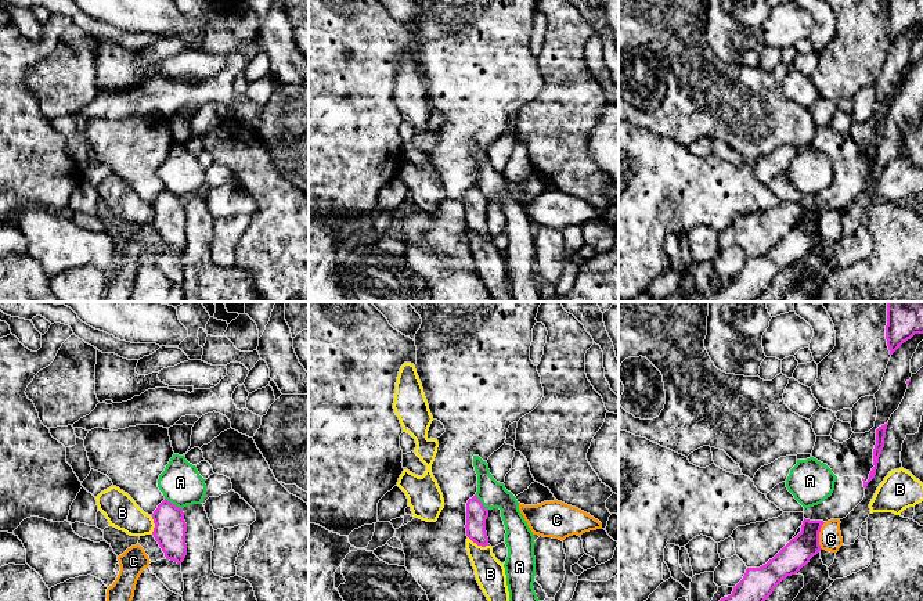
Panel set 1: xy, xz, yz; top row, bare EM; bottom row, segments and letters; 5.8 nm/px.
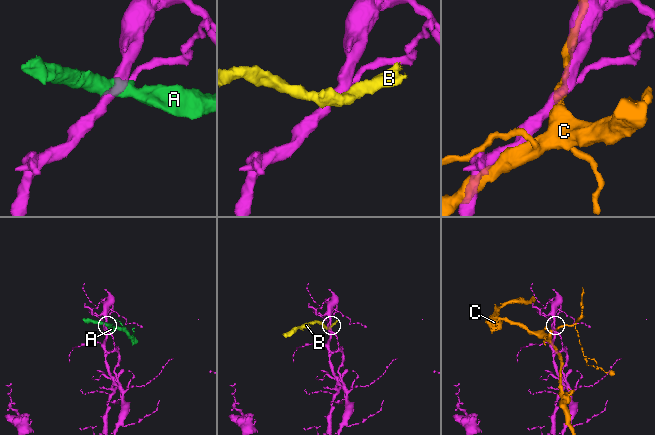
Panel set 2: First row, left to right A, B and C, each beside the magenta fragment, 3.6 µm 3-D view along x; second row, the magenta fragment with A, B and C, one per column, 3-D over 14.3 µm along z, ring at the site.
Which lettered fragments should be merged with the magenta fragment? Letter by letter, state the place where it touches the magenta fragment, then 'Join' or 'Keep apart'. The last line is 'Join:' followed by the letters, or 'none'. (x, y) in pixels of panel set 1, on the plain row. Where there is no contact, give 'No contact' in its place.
A: Touches magenta at xy (173, 194). Keep apart
B: Touches magenta at xz (479, 234). Keep apart
C: Touches magenta at yz (818, 226). Keep apart
Join: none

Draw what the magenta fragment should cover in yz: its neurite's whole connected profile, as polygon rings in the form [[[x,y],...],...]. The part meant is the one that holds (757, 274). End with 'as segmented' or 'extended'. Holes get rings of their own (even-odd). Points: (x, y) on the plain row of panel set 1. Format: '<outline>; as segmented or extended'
[[[803,210],[801,222],[772,249],[760,258],[747,258],[731,285],[710,298],[713,302],[754,302],[787,266],[796,264],[822,238],[819,222],[823,210]]]; as segmented

